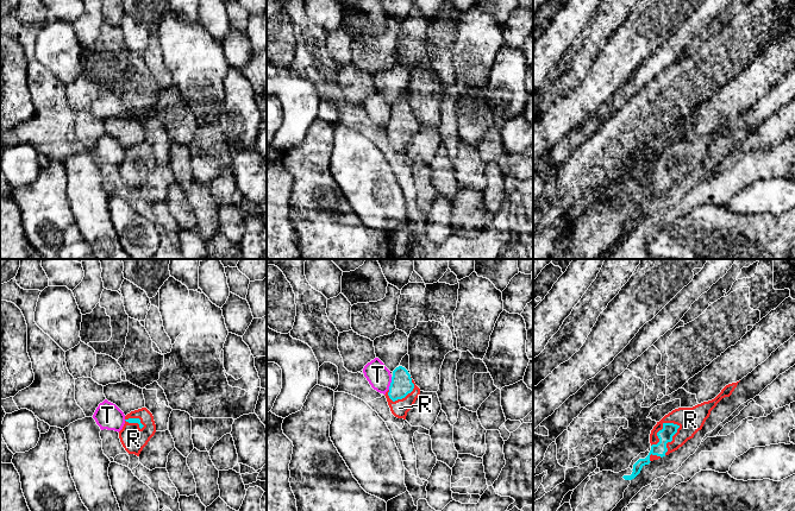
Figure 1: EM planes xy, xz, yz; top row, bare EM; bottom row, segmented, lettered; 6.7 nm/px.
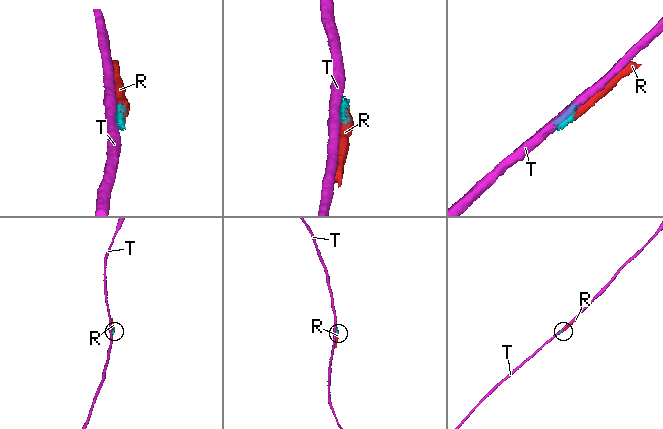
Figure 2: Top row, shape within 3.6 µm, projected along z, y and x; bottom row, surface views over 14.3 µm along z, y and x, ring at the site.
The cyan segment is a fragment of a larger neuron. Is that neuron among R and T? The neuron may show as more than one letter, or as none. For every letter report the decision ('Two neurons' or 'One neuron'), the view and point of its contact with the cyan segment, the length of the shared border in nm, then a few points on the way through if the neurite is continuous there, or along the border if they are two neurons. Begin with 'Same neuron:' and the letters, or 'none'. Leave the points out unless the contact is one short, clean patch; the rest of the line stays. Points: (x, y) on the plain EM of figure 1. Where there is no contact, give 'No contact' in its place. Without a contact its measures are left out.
Same neuron: R
R: One neuron. Touches cyan at yz (671, 172). Shared border 240 nm. Path across: yz (665, 169), (671, 172), (690, 153)
T: Two neurons. Touches cyan at xz (390, 117). Shared border 90 nm

